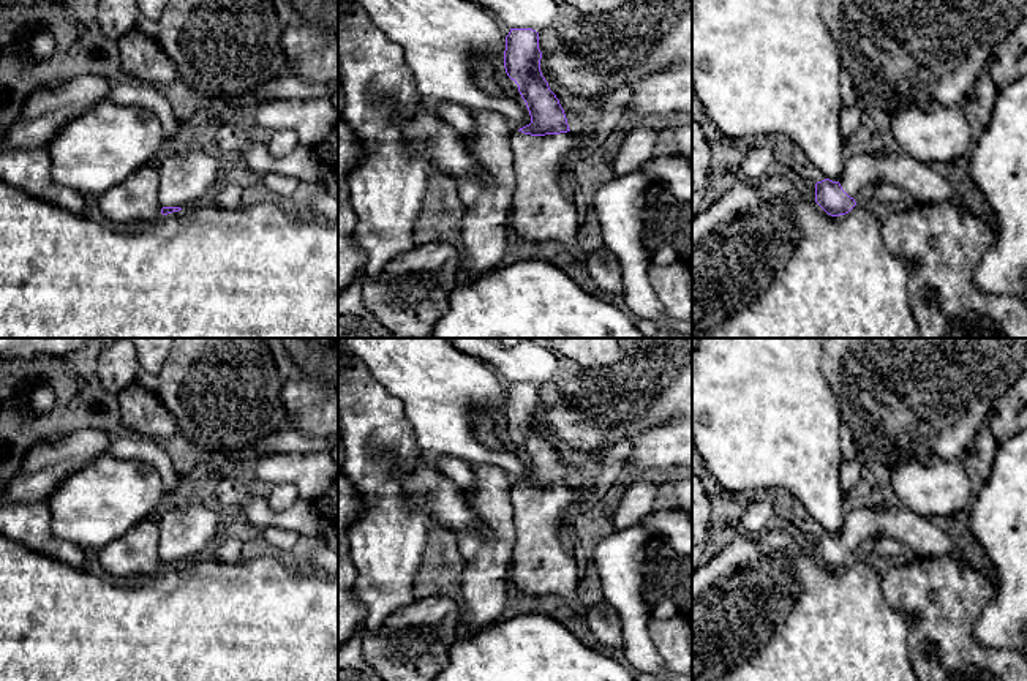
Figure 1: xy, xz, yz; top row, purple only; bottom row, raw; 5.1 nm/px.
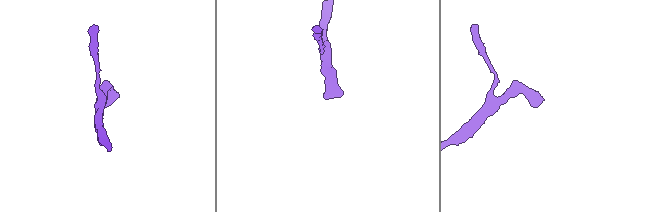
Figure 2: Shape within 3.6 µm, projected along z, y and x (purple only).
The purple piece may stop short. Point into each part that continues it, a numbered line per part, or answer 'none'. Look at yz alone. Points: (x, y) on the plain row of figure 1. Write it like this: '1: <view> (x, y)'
1: yz (863, 523)

